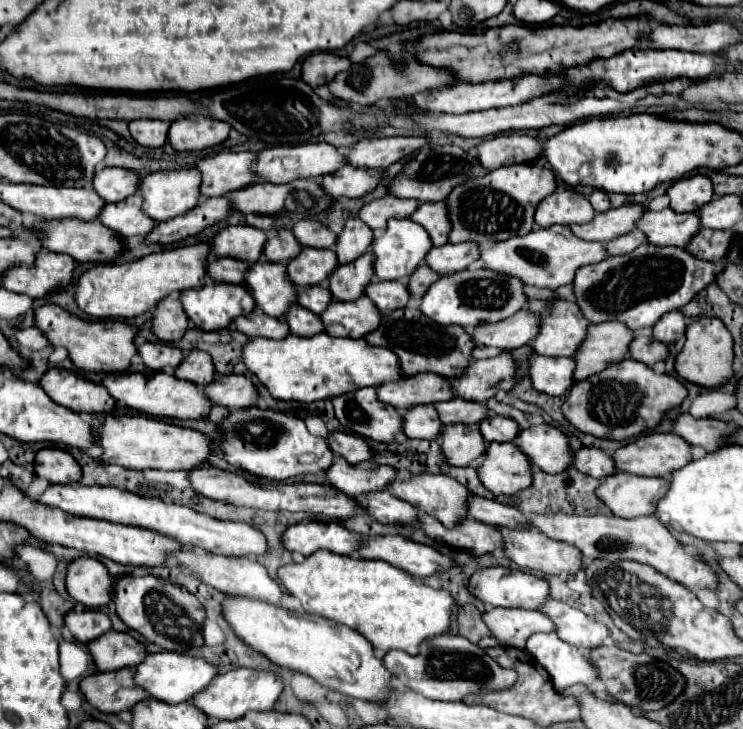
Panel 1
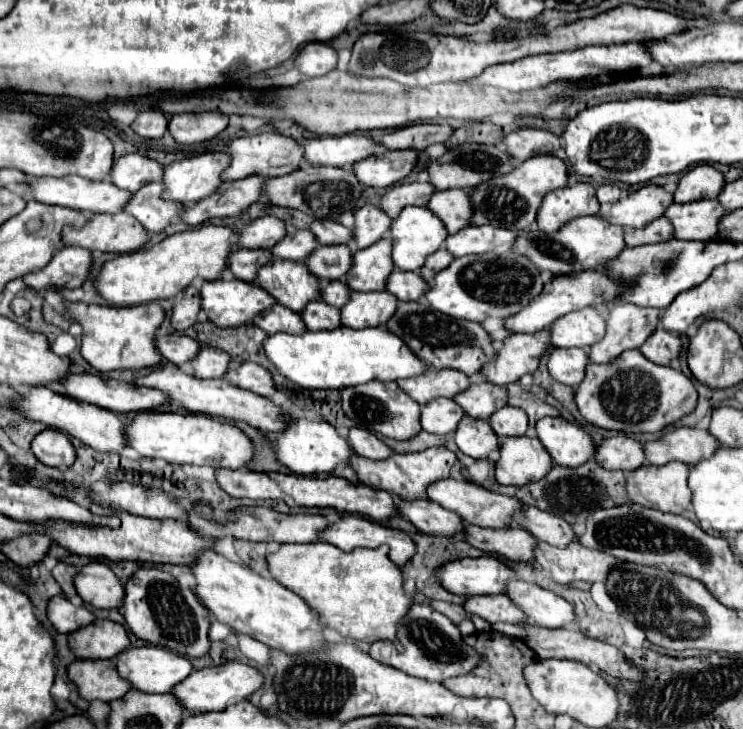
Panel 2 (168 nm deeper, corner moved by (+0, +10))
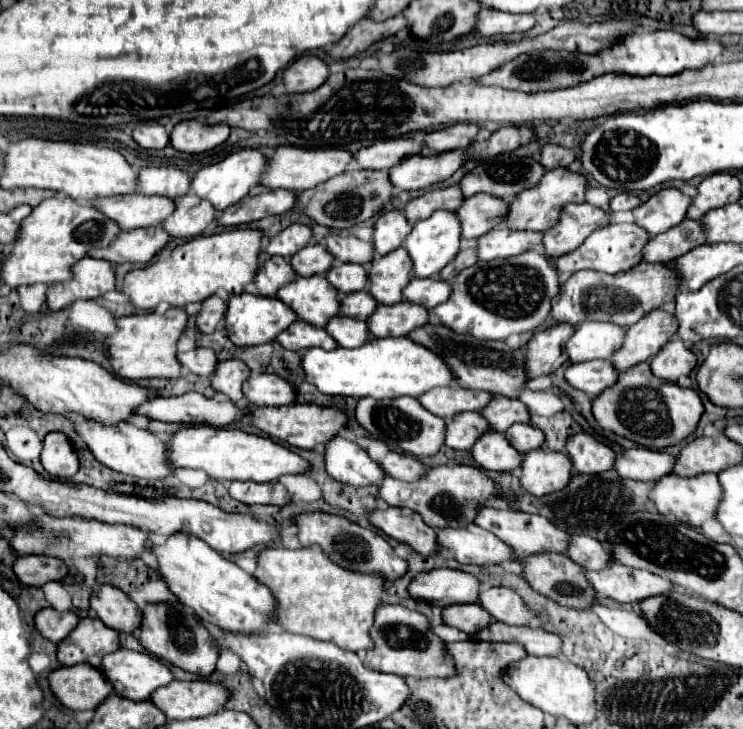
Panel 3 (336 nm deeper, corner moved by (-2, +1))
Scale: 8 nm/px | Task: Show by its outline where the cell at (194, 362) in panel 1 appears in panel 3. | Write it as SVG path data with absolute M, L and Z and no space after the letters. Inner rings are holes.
M230 359L230 361L222 361L216 367L212 381L212 387L218 389L220 393L228 395L234 403L244 401L244 393L242 393L242 383L250 377L250 369L244 361L240 359Z

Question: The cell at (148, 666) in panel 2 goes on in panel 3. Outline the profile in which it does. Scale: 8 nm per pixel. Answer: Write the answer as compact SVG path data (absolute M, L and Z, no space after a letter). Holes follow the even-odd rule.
M116 649L104 655L100 669L112 683L114 693L132 701L144 701L154 689L174 681L170 669L162 661L130 649Z

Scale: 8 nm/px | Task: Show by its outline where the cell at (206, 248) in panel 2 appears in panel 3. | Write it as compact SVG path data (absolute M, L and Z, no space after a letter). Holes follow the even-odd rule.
M232 229L214 235L202 235L178 245L168 259L156 261L146 269L134 269L124 277L122 291L130 295L138 309L154 309L166 301L172 307L184 307L192 301L204 301L214 293L240 295L244 285L252 283L260 269L262 231L260 229Z

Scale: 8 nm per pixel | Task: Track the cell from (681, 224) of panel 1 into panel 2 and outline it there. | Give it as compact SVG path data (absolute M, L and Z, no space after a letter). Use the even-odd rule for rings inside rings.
M696 200L688 204L670 204L664 216L674 226L674 238L678 240L710 240L714 236L714 224L724 214L716 200Z

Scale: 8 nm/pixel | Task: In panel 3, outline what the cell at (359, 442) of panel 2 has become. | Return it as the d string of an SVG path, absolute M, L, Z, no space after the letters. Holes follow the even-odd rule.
M390 451L382 461L380 465L384 465L384 471L400 481L416 481L420 477L424 477L426 473L426 465L412 457L412 455L404 455L404 453L396 453L396 451Z

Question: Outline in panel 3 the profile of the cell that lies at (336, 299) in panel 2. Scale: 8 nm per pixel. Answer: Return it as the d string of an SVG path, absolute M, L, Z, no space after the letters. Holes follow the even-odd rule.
M358 291L358 293L350 293L350 295L342 295L340 299L340 311L346 317L354 317L354 319L362 319L366 321L368 315L374 313L376 309L376 299L372 299L372 295L368 291Z

